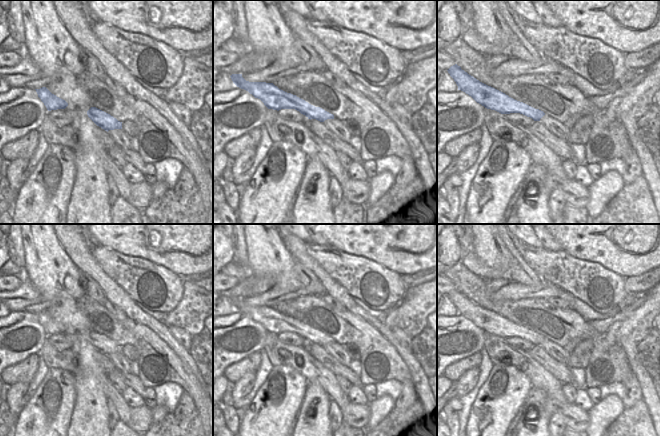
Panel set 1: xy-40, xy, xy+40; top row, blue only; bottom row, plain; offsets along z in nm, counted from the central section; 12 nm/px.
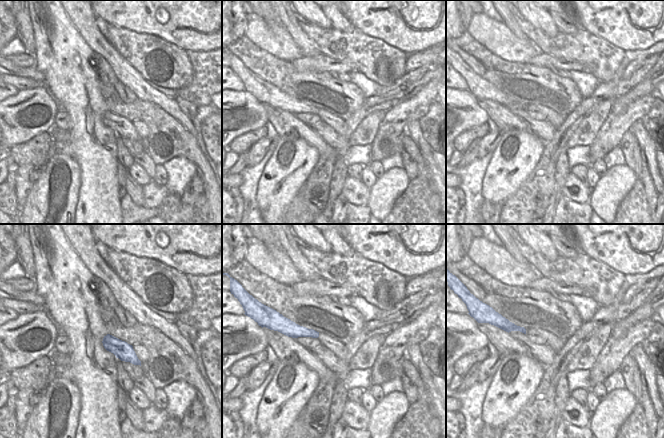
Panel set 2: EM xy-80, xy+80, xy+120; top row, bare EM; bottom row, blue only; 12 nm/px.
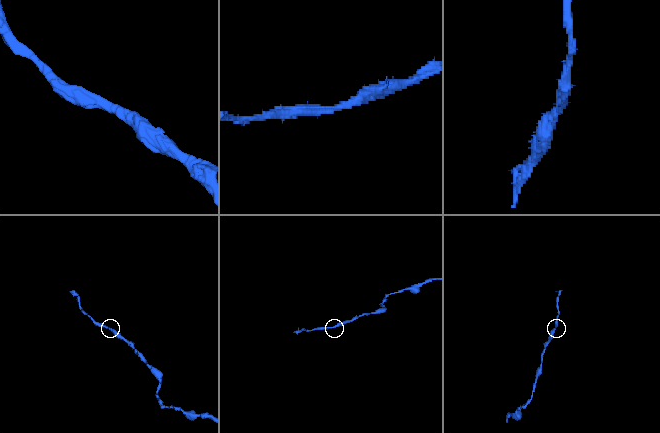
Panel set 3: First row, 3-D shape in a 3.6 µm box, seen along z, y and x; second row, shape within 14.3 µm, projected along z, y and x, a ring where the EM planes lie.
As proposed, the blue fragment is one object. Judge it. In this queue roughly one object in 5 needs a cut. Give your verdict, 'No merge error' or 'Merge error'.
No merge error

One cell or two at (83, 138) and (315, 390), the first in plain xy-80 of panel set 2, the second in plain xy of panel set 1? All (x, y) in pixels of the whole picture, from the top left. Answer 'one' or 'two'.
one

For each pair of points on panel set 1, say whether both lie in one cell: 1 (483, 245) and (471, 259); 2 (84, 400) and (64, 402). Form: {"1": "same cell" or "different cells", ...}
{"1": "different cells", "2": "different cells"}

